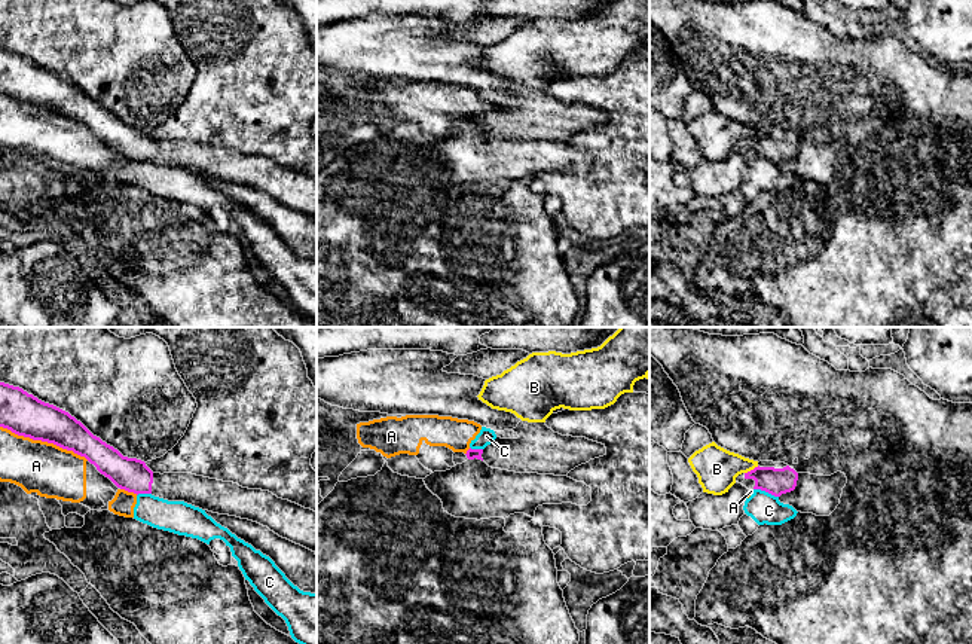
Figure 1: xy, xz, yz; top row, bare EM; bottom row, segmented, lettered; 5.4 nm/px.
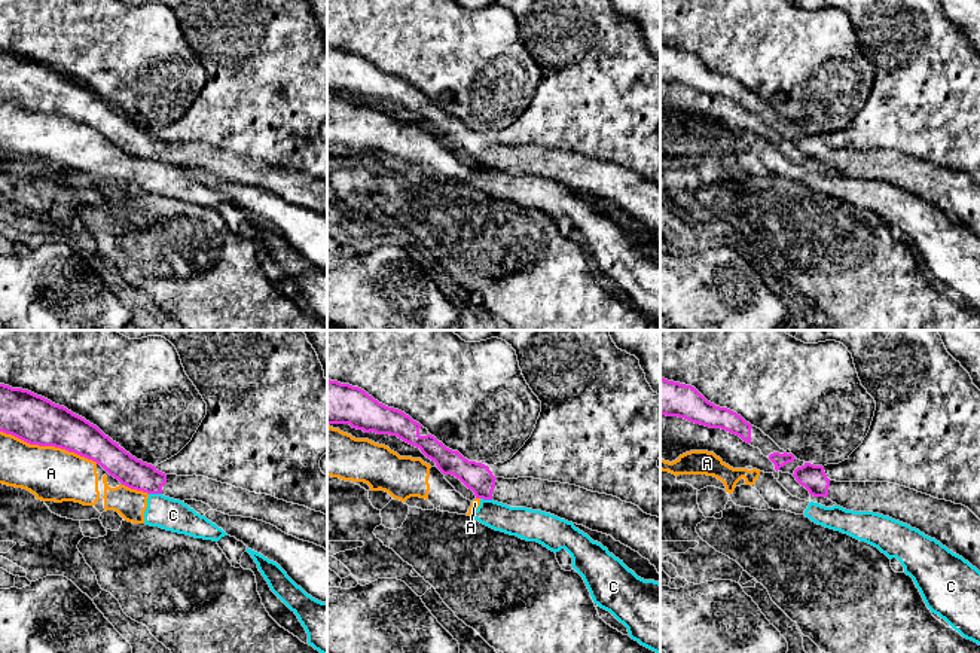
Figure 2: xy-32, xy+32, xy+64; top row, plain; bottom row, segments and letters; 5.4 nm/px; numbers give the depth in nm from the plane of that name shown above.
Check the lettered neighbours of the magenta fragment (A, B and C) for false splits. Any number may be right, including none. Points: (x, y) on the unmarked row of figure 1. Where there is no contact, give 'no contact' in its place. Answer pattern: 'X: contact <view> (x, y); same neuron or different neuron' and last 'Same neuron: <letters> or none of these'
A: contact xy (45, 107); different neuron
B: contact yz (751, 137); different neuron
C: contact yz (766, 158); different neuron
Same neuron: none of these

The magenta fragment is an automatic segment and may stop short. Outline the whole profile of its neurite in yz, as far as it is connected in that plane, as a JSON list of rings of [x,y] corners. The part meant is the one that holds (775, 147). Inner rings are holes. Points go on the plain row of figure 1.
[[[789,132],[783,135],[774,134],[755,134],[745,140],[743,153],[748,156],[761,156],[774,164],[791,159],[795,156],[798,140]]]

